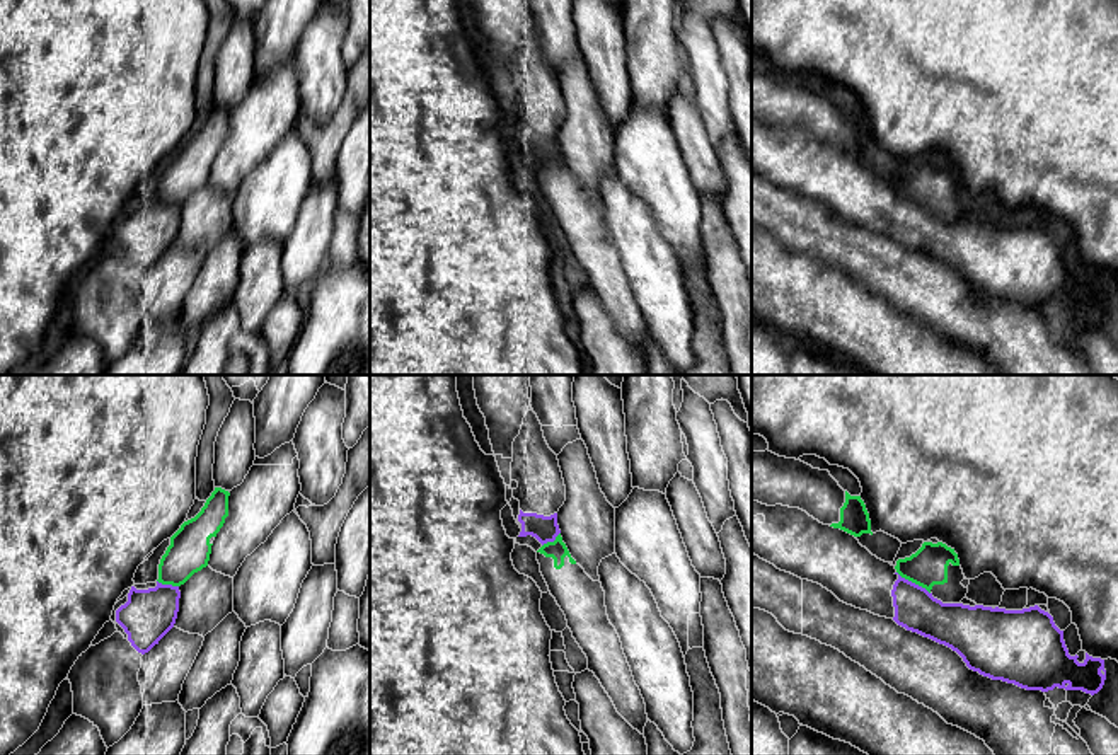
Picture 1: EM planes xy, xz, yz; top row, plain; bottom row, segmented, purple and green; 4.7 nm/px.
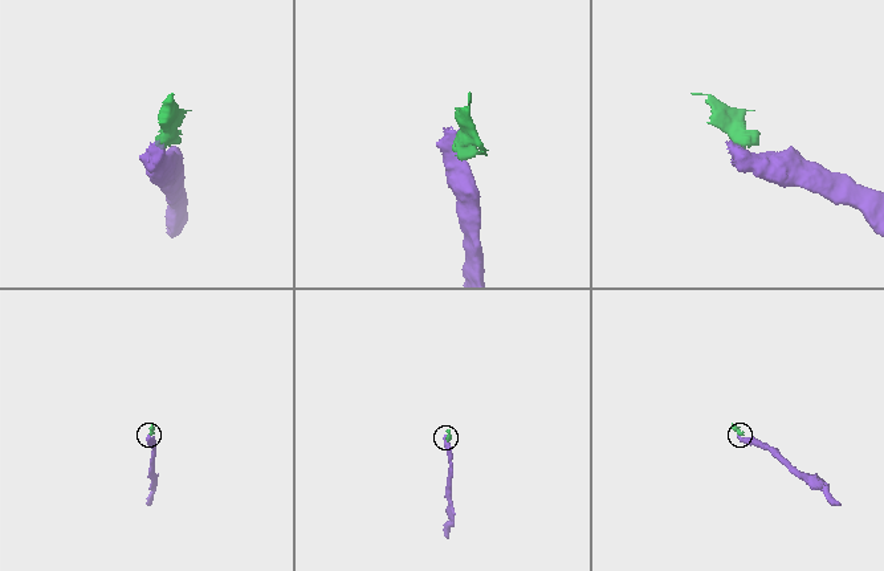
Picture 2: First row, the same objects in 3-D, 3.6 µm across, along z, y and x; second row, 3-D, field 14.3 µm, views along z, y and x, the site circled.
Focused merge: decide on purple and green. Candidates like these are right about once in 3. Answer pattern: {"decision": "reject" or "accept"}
{"decision": "reject"}

